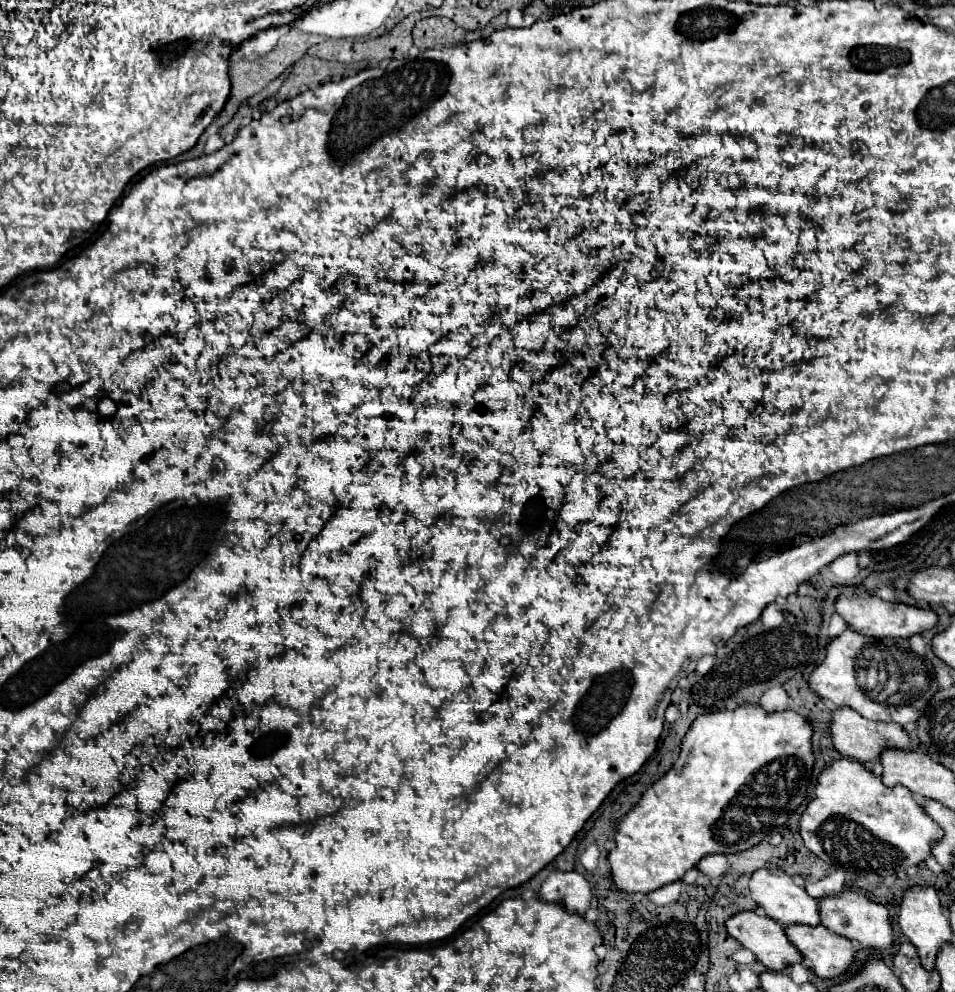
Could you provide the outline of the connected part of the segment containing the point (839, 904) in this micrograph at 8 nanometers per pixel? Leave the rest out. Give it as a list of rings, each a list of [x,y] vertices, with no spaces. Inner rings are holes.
[[[844,892],[840,896],[822,898],[818,904],[820,904],[822,924],[830,932],[834,932],[838,936],[844,936],[848,940],[856,940],[864,948],[870,948],[870,950],[890,950],[894,946],[894,936],[892,936],[888,910],[882,904],[872,902],[868,896],[858,894],[858,892]]]

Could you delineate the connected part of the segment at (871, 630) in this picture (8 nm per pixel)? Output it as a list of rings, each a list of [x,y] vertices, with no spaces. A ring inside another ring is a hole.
[[[840,596],[836,600],[836,612],[850,624],[852,630],[870,638],[910,638],[922,634],[938,624],[938,616],[932,610],[918,606],[906,606],[902,602],[886,602],[878,596]]]

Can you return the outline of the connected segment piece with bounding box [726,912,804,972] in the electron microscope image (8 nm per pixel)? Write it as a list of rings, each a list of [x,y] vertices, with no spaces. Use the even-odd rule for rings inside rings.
[[[756,912],[736,914],[726,922],[726,928],[772,972],[780,972],[804,960],[796,946],[786,938],[782,924],[768,916]]]

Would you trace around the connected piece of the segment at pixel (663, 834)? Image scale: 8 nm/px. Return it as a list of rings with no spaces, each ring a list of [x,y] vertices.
[[[746,704],[746,706],[736,706],[736,708],[726,708],[720,712],[712,712],[712,714],[704,714],[698,716],[694,720],[694,724],[690,726],[684,742],[682,742],[682,752],[680,758],[676,760],[674,768],[668,770],[652,788],[648,788],[644,792],[644,796],[640,798],[640,802],[626,814],[626,818],[618,824],[618,834],[616,834],[616,848],[608,854],[610,866],[612,866],[612,880],[614,884],[624,890],[624,892],[642,892],[648,894],[664,884],[676,882],[680,880],[688,870],[692,870],[704,856],[710,854],[734,854],[734,852],[742,852],[748,850],[752,846],[756,846],[758,842],[762,842],[772,828],[784,826],[788,816],[808,798],[810,794],[810,776],[812,776],[812,768],[814,768],[814,754],[812,754],[812,722],[794,712],[794,710],[782,710],[782,712],[766,712],[762,706],[754,706],[754,704]]]

